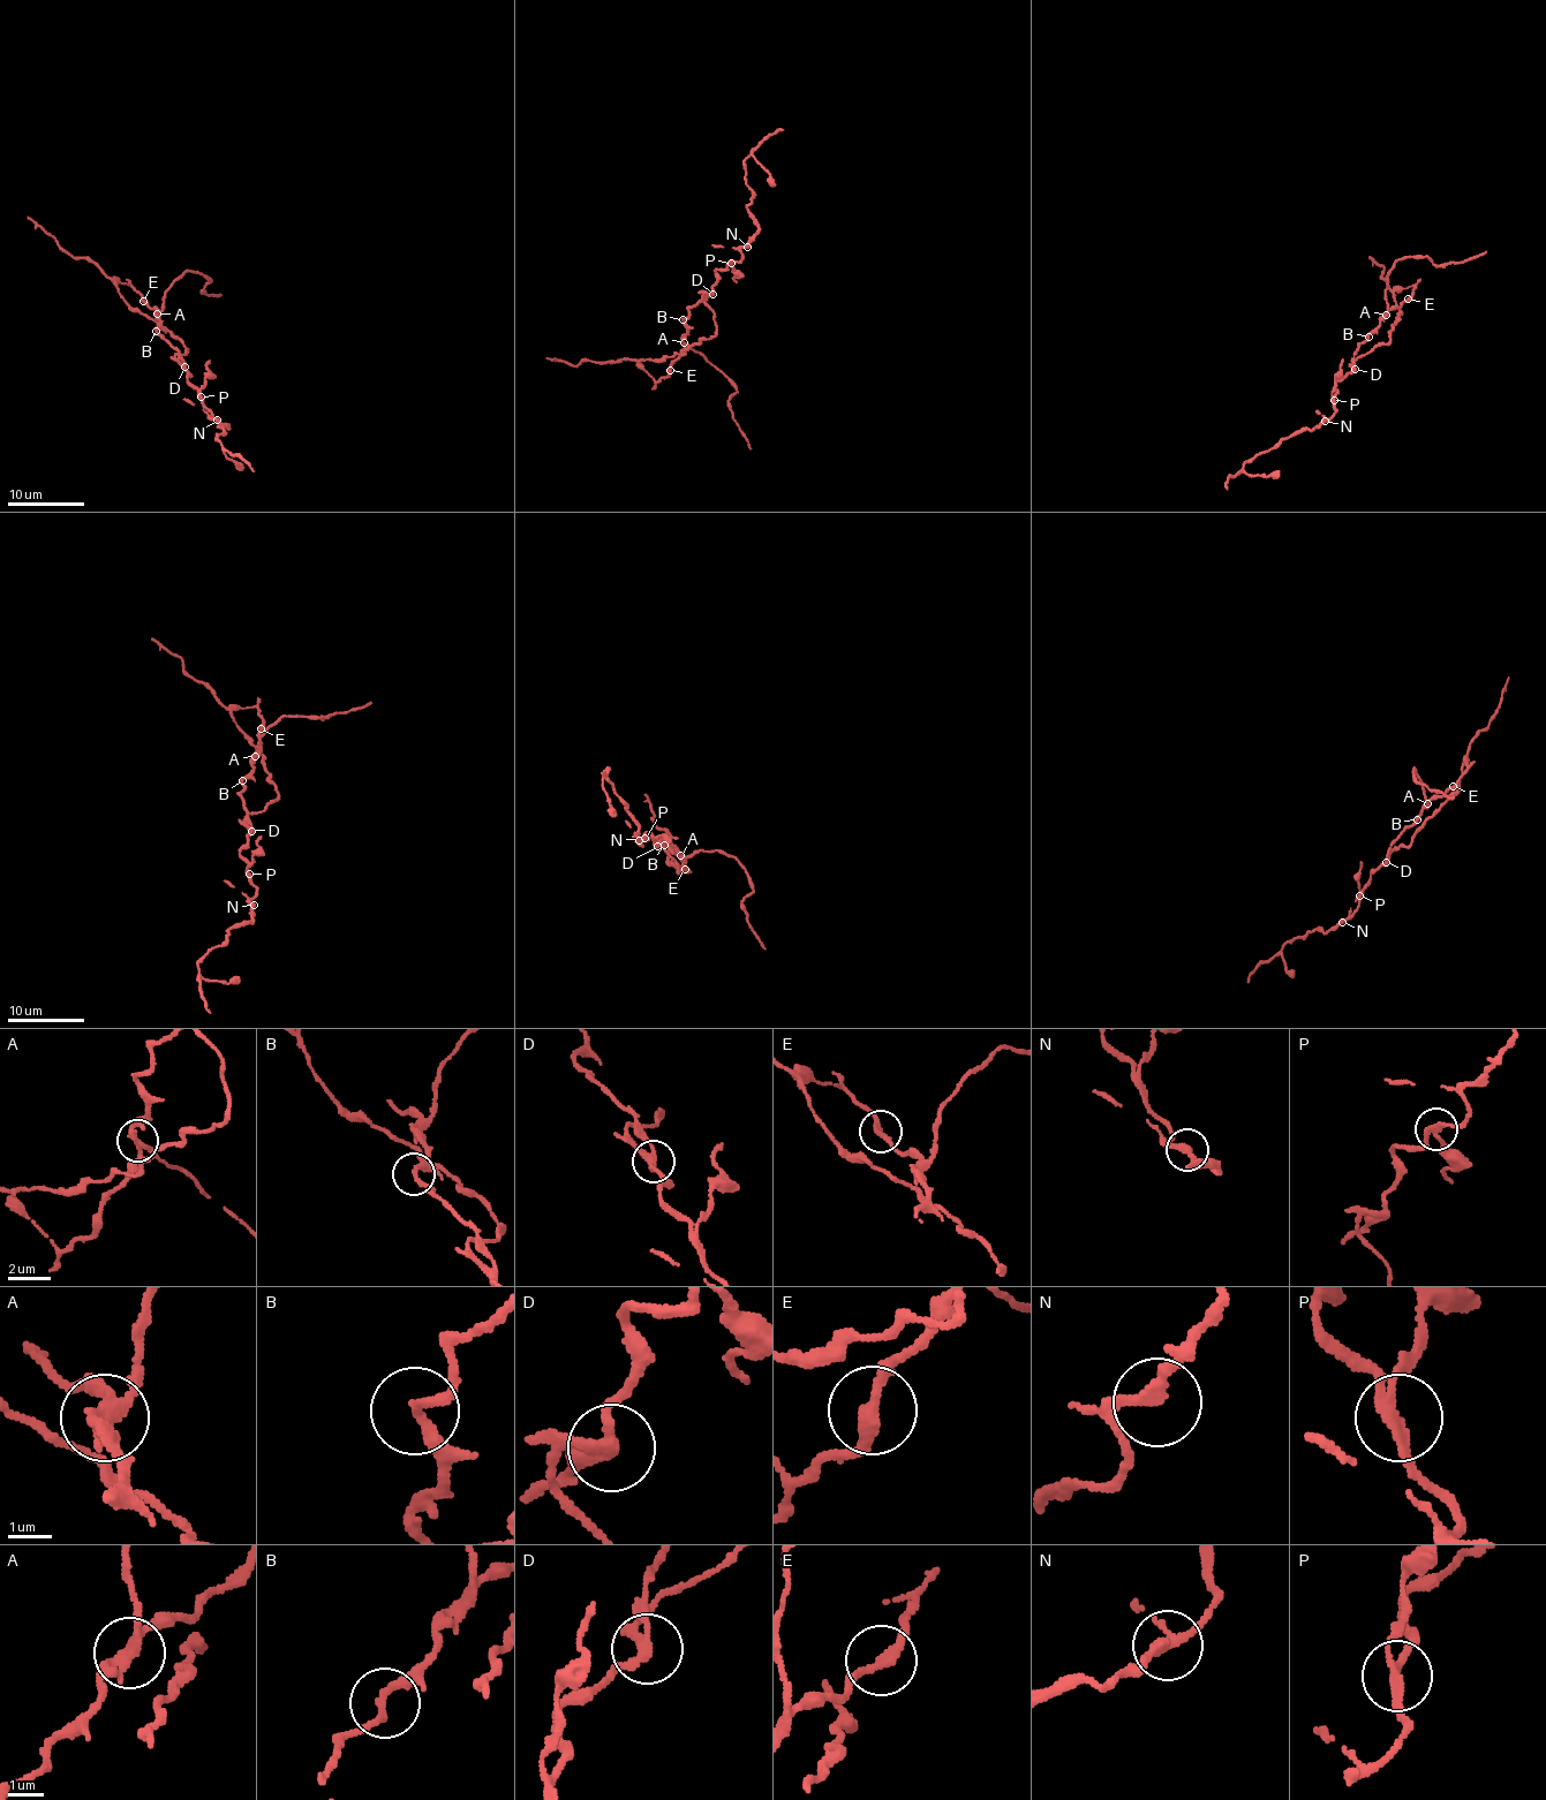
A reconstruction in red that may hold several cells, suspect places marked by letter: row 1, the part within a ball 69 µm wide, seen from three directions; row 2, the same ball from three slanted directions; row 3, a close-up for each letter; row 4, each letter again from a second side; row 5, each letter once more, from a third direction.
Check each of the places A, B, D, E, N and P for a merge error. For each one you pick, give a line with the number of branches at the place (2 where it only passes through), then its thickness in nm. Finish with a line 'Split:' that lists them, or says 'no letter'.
A: 3 | 240 nm
D: 2 | 300 nm
P: 3 | 200 nm
Split: A, D, P

